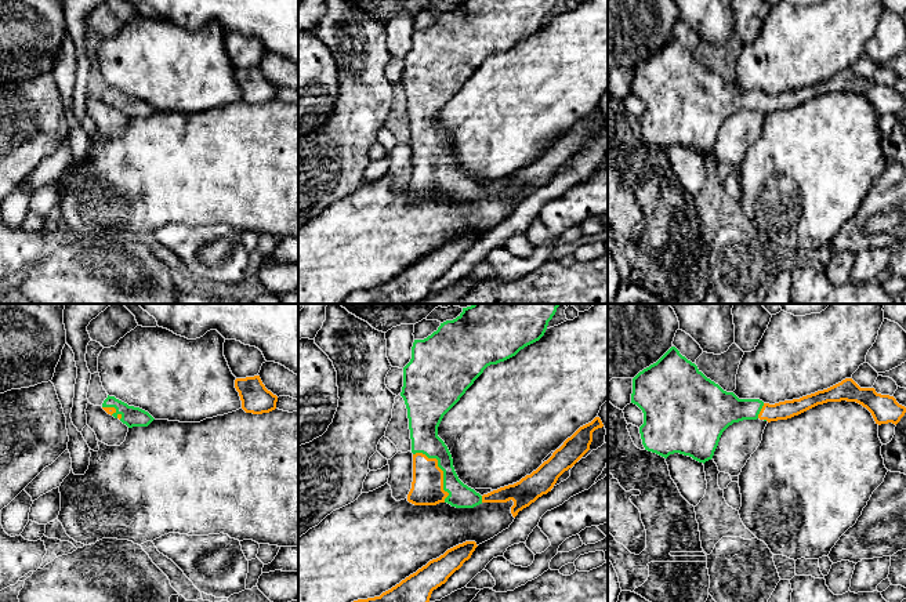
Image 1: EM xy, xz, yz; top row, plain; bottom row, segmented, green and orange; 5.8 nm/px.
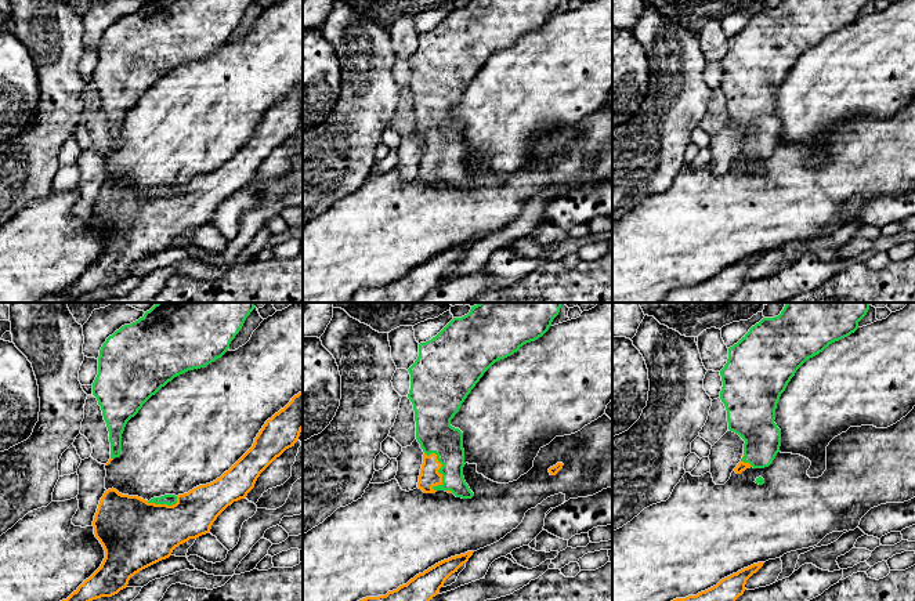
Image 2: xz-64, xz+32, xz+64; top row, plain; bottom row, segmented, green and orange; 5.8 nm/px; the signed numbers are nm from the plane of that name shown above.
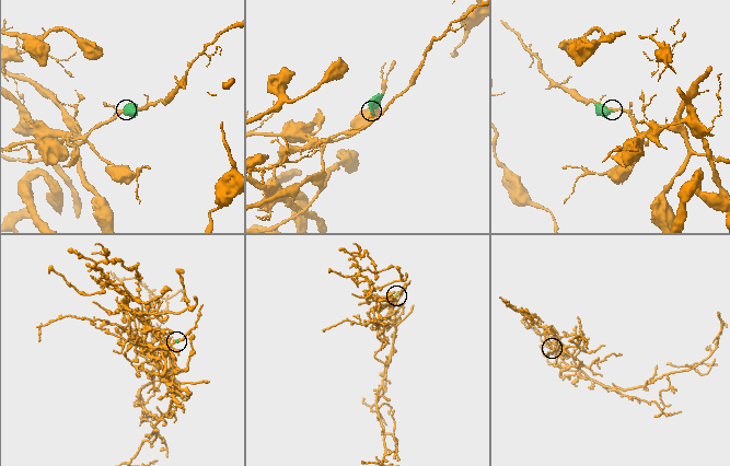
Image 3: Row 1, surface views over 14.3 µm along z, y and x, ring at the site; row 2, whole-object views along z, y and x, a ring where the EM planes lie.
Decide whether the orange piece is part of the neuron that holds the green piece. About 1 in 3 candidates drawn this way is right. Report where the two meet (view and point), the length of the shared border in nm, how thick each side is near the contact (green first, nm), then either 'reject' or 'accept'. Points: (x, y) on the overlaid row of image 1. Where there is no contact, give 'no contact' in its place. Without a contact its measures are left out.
xz (441, 468) | 340 nm | 160/190 nm | accept

